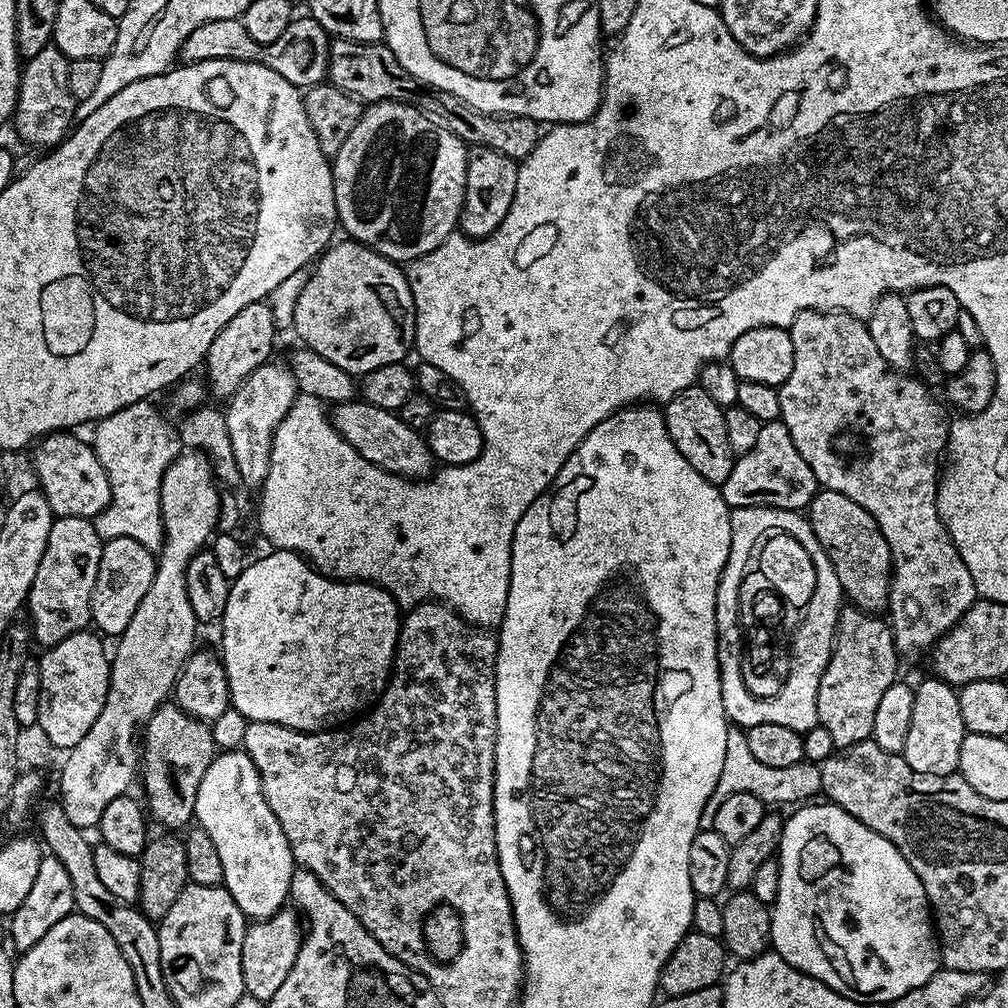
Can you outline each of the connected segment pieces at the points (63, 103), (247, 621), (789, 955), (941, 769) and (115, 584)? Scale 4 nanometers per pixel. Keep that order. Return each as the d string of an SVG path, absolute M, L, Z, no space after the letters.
M49 46L38 50L38 54L34 54L34 58L23 65L20 89L16 95L14 125L16 124L17 134L26 143L41 144L44 150L51 150L61 144L64 137L72 131L78 116L78 102L66 86L68 62L67 56L61 54L55 46Z
M268 550L261 560L253 559L242 570L242 574L238 574L238 578L231 581L224 619L219 625L219 628L221 627L219 651L222 653L224 669L228 675L228 699L231 707L237 708L245 716L243 718L245 721L274 722L299 732L319 732L343 725L347 721L344 720L347 716L355 717L363 713L388 685L388 677L392 674L396 659L396 643L400 641L401 623L402 609L396 599L384 588L363 580L333 580L332 577L317 572L304 557L296 552Z
M808 802L797 807L795 809L797 812L792 817L789 815L784 822L778 849L780 862L778 898L770 908L772 914L771 947L782 958L786 958L786 962L790 962L790 966L802 970L807 976L818 978L826 986L830 986L830 990L834 990L840 996L856 1000L862 1006L868 1006L868 1004L891 1005L893 1000L902 998L902 994L922 986L922 982L930 982L933 974L940 971L942 967L940 941L934 931L934 917L931 907L926 903L924 887L918 878L918 874L914 874L910 862L906 862L906 858L902 858L898 849L889 840L882 838L882 834L870 830L870 826L858 822L858 818L846 814L846 810L842 810L836 804L831 802L816 803L818 802Z
M931 678L914 688L914 711L910 713L910 730L906 734L904 761L918 774L951 776L960 767L962 738L966 734L957 689L945 680Z
M134 538L103 541L102 558L98 562L98 578L94 578L92 591L91 623L97 633L118 638L126 630L126 626L130 626L134 610L138 610L142 598L146 598L146 590L150 590L150 582L154 582L156 561L157 557L153 552L142 546L142 542L134 542Z

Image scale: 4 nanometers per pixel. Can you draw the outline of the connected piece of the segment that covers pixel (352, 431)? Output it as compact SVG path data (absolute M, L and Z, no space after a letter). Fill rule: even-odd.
M357 398L335 405L331 409L330 419L340 437L350 442L350 446L354 446L366 462L409 480L422 480L433 475L434 457L428 449L427 439L417 429L406 426L397 413L370 406L365 400Z

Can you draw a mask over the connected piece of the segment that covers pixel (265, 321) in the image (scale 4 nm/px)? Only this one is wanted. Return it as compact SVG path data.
M259 300L250 306L242 306L242 310L238 310L238 314L234 314L234 318L230 318L222 330L218 330L204 357L202 372L208 375L206 388L211 399L213 396L220 400L216 402L226 402L236 393L238 386L242 386L242 382L246 382L246 378L258 370L258 366L269 363L271 356L268 355L272 352L276 336L278 329L274 326L274 316L270 314L270 306L265 301Z

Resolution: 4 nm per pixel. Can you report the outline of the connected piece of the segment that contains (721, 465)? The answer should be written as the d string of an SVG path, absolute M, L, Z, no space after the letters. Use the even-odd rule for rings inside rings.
M693 386L667 401L662 411L666 430L674 446L678 446L678 454L682 454L682 458L686 458L686 462L690 462L690 466L694 466L694 470L698 470L698 474L706 478L706 482L717 486L724 484L726 478L730 478L734 453L730 438L726 438L726 418L720 404L714 402L714 398L710 398L704 388Z

